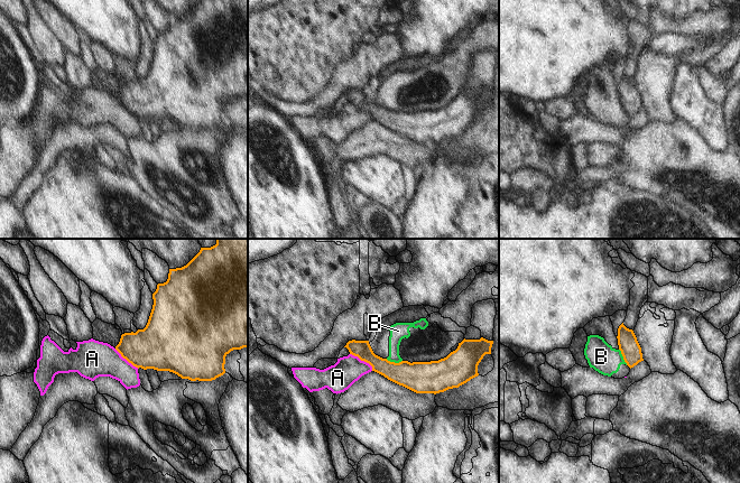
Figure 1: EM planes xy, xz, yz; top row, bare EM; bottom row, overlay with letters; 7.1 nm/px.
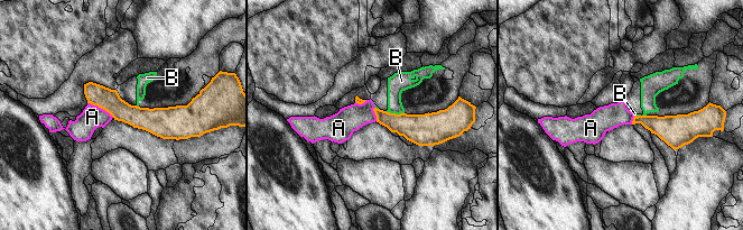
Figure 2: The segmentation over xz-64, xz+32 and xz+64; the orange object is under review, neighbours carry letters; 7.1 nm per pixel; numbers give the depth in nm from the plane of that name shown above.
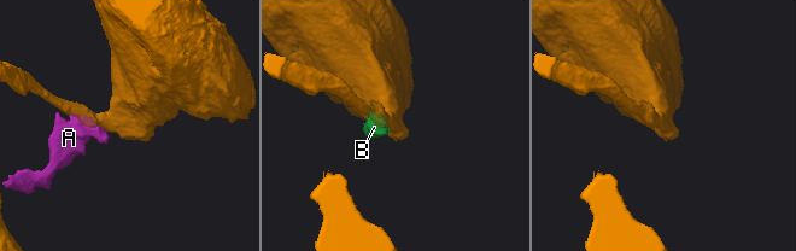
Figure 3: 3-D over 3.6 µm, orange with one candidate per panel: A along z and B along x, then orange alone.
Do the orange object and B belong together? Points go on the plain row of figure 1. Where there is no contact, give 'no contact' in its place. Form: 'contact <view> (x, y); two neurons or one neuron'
contact xz (394, 111); two neurons

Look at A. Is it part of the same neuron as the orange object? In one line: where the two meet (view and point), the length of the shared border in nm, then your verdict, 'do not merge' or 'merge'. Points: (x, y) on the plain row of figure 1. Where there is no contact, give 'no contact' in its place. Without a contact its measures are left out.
meets orange in xz at (362, 109); contact 200 nm long; do not merge

